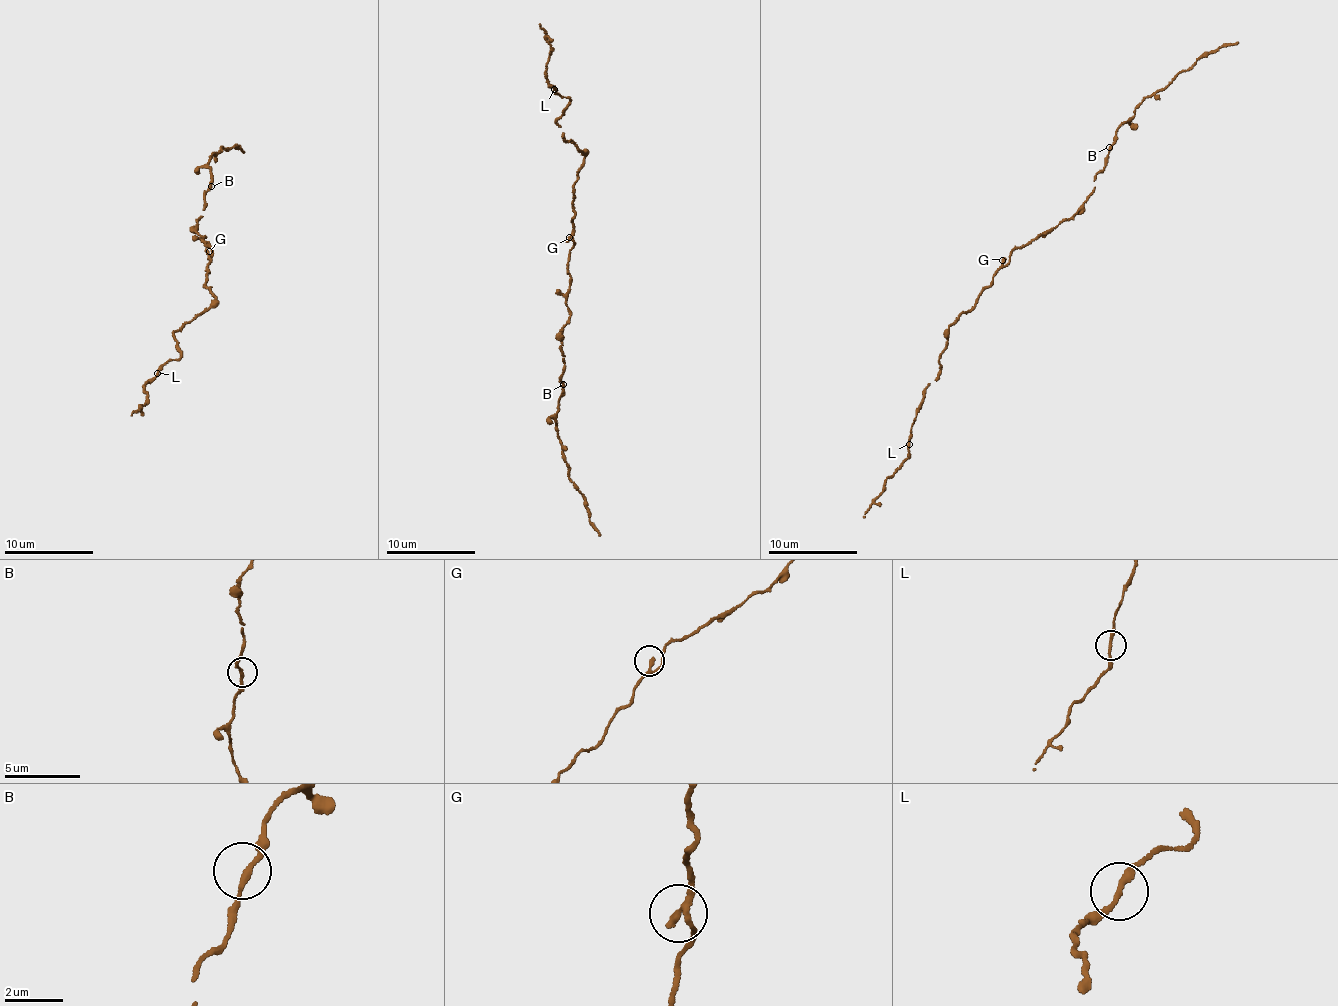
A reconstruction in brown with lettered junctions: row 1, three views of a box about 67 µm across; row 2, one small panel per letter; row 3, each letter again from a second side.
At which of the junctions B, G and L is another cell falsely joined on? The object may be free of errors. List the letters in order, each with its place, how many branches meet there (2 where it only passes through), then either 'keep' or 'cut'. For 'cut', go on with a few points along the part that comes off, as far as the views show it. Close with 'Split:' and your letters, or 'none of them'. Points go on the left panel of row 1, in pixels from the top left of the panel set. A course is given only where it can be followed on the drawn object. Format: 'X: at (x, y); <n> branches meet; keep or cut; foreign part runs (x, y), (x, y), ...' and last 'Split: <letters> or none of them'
B: at (211, 186); 2 branches meet; keep
G: at (209, 251); 2 branches meet; keep
L: at (157, 373); 2 branches meet; keep
Split: none of them

